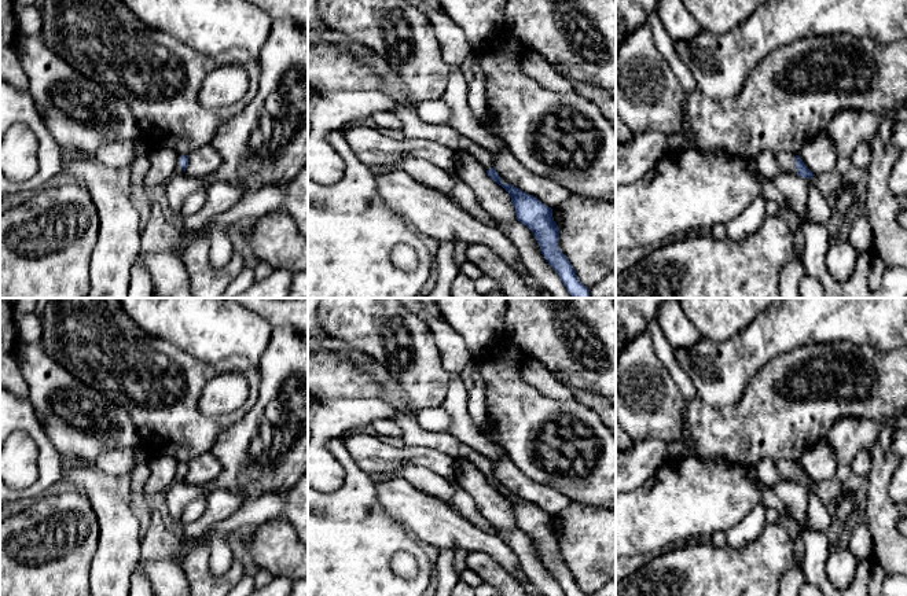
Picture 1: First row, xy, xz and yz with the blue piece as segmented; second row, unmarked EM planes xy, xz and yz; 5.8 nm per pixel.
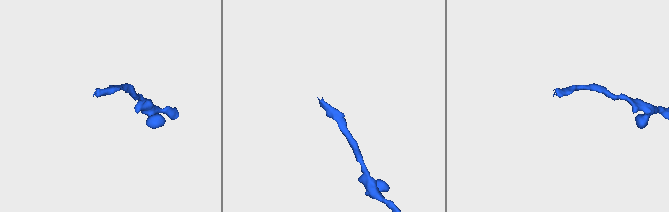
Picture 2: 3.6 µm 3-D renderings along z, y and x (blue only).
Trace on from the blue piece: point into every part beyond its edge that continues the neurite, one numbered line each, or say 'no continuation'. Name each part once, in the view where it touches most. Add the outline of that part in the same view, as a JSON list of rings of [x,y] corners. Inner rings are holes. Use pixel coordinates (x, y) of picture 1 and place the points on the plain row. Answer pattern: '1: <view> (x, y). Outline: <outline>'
1: yz (786, 470). Outline: [[[779,460],[775,461],[781,481],[797,482],[796,461]]]

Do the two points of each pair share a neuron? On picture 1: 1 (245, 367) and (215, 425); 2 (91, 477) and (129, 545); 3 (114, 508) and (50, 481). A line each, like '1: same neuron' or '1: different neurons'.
1: same neuron
2: same neuron
3: different neurons

